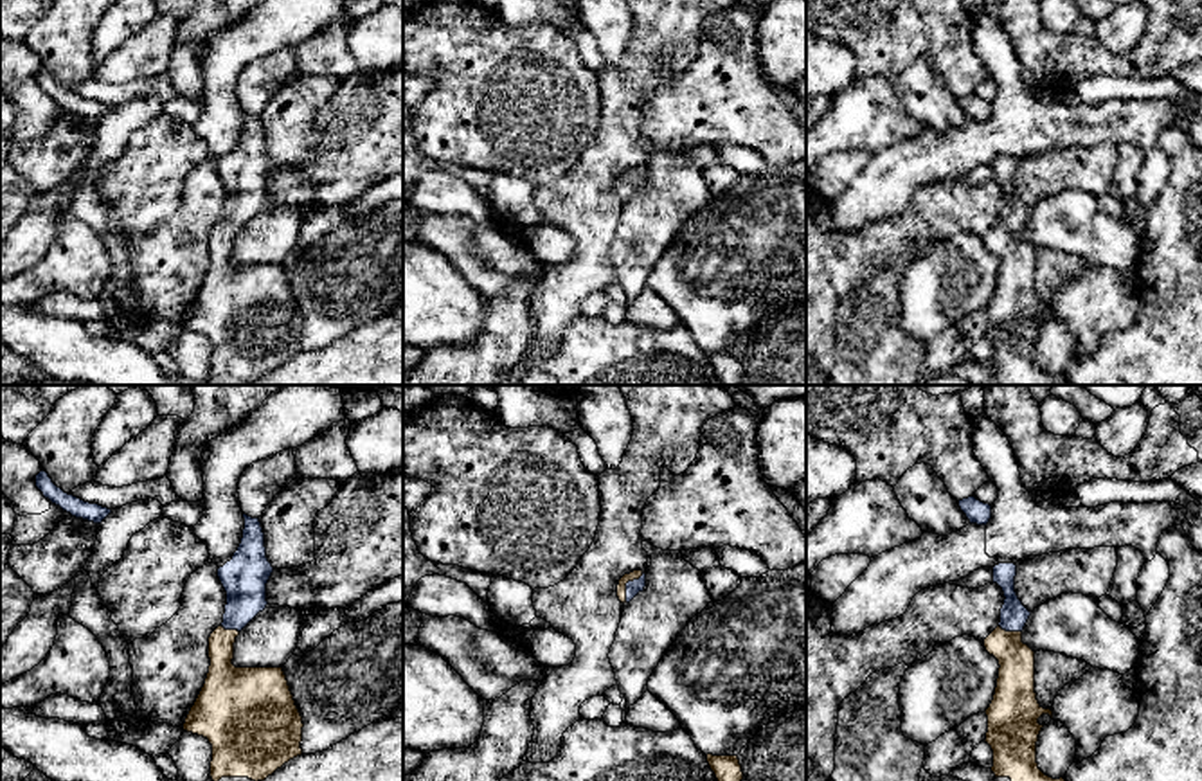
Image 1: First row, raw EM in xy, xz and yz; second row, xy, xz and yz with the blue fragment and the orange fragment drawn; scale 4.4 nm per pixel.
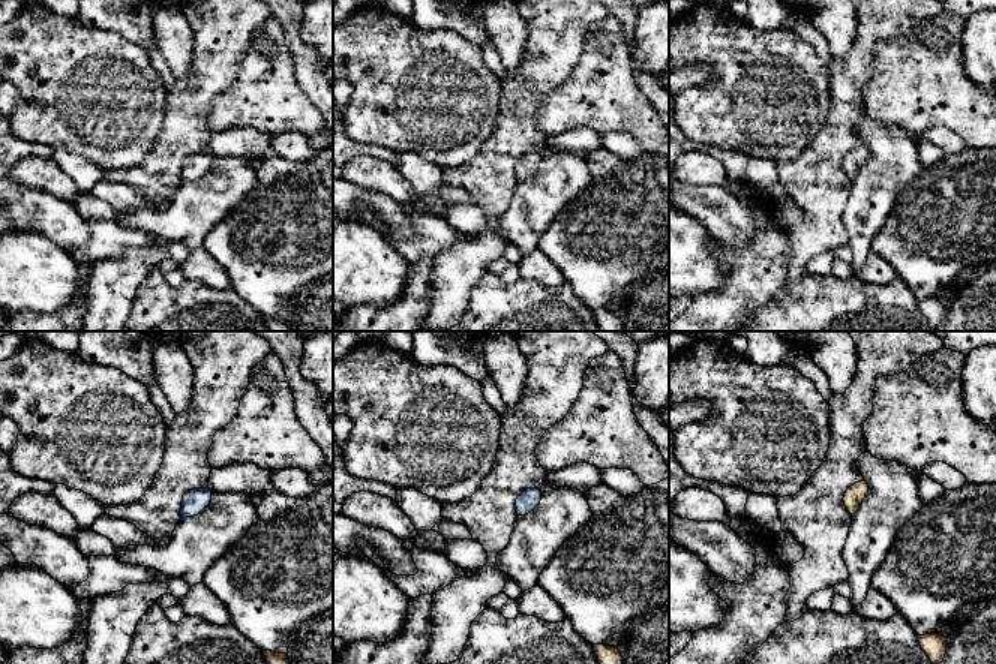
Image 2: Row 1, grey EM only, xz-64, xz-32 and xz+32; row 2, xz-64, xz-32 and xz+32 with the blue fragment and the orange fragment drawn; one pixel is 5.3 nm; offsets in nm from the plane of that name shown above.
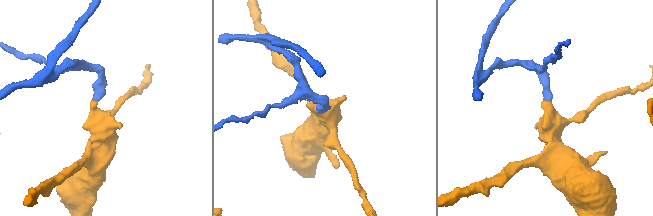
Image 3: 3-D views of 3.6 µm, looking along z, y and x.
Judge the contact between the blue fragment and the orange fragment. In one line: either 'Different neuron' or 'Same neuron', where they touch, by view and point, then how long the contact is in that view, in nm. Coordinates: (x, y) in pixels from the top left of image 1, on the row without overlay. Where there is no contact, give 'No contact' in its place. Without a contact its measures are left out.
Same neuron. Touches blue at xz (627, 182). Shared border 160 nm

